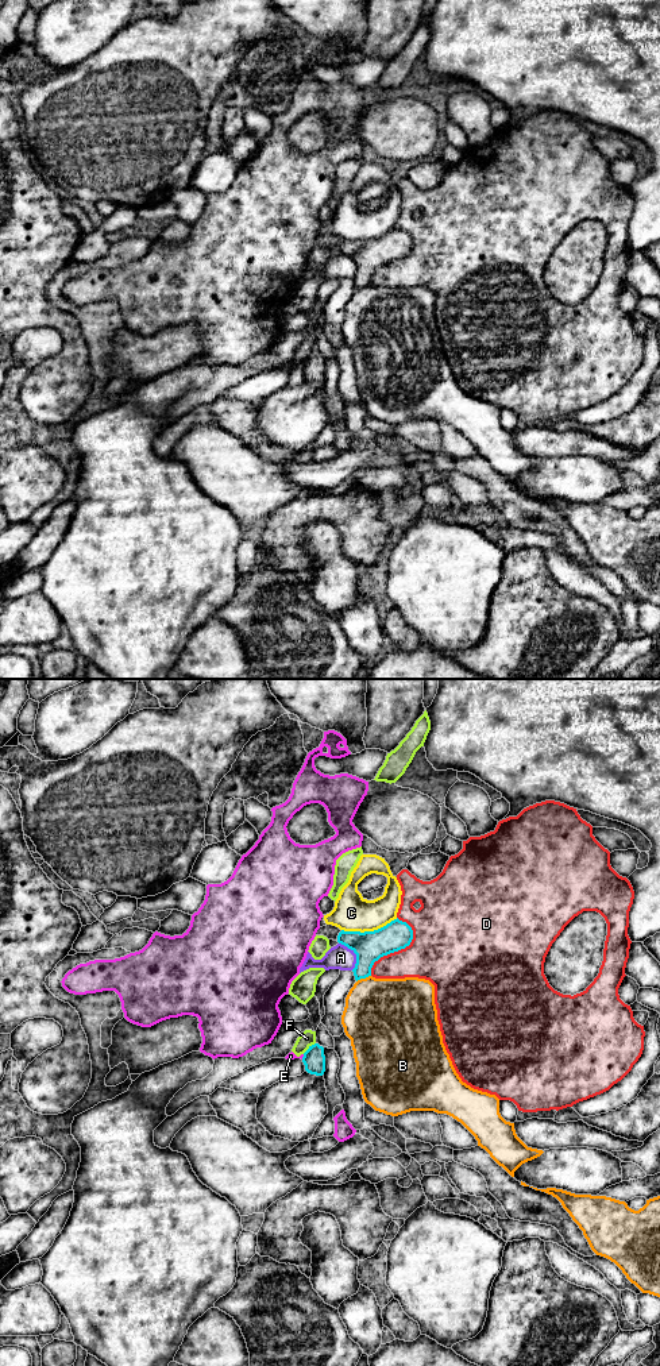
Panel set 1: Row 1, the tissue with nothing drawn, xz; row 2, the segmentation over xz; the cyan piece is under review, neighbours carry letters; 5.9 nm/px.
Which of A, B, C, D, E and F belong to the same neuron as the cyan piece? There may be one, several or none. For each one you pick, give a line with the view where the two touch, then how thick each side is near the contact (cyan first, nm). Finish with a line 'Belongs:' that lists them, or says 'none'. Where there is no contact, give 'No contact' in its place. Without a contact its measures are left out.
Belongs: none

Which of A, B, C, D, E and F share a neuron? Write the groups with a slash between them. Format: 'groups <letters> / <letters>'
groups A / B / C / D / E / F

